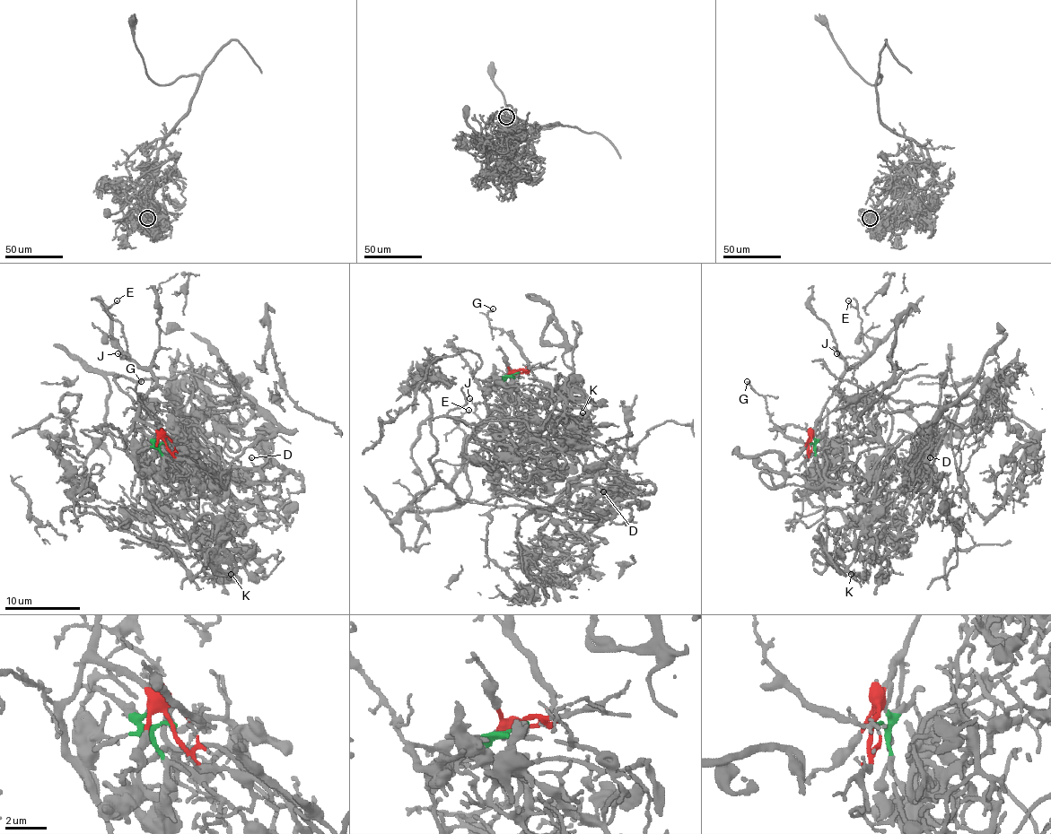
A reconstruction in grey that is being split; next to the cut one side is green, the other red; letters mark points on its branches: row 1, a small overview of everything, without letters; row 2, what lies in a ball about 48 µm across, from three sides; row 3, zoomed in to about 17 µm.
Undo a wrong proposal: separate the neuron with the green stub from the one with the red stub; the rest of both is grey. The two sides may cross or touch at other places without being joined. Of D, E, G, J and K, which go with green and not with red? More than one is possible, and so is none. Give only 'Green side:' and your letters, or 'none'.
Green side: D, K

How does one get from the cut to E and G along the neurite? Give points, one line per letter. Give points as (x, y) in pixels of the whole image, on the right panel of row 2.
E: (810, 444), (810, 434), (839, 376), (851, 370), (868, 351), (860, 324), (862, 317), (849, 301)
G: (810, 444), (811, 436), (805, 444), (796, 442), (772, 421), (762, 396), (748, 382)

